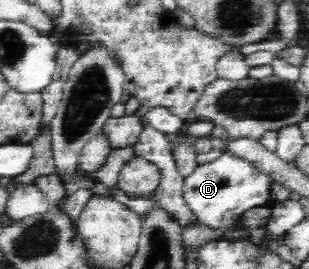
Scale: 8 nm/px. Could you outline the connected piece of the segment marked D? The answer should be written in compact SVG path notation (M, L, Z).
M221 153L219 159L211 163L198 165L191 175L184 177L182 197L186 206L197 216L199 223L220 232L231 232L241 230L241 217L245 211L255 207L269 207L274 204L269 194L273 181L251 163Z

